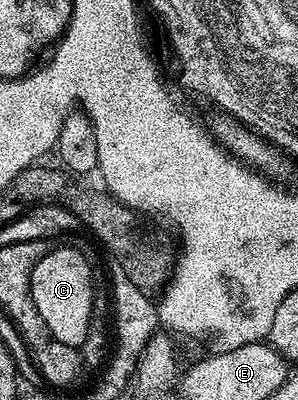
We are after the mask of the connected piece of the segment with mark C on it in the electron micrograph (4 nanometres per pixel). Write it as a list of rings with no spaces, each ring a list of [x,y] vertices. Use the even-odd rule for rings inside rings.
[[[58,247],[50,251],[34,267],[32,272],[32,298],[42,323],[58,343],[80,346],[86,339],[86,331],[92,326],[92,268],[93,262],[87,261],[75,247]]]

